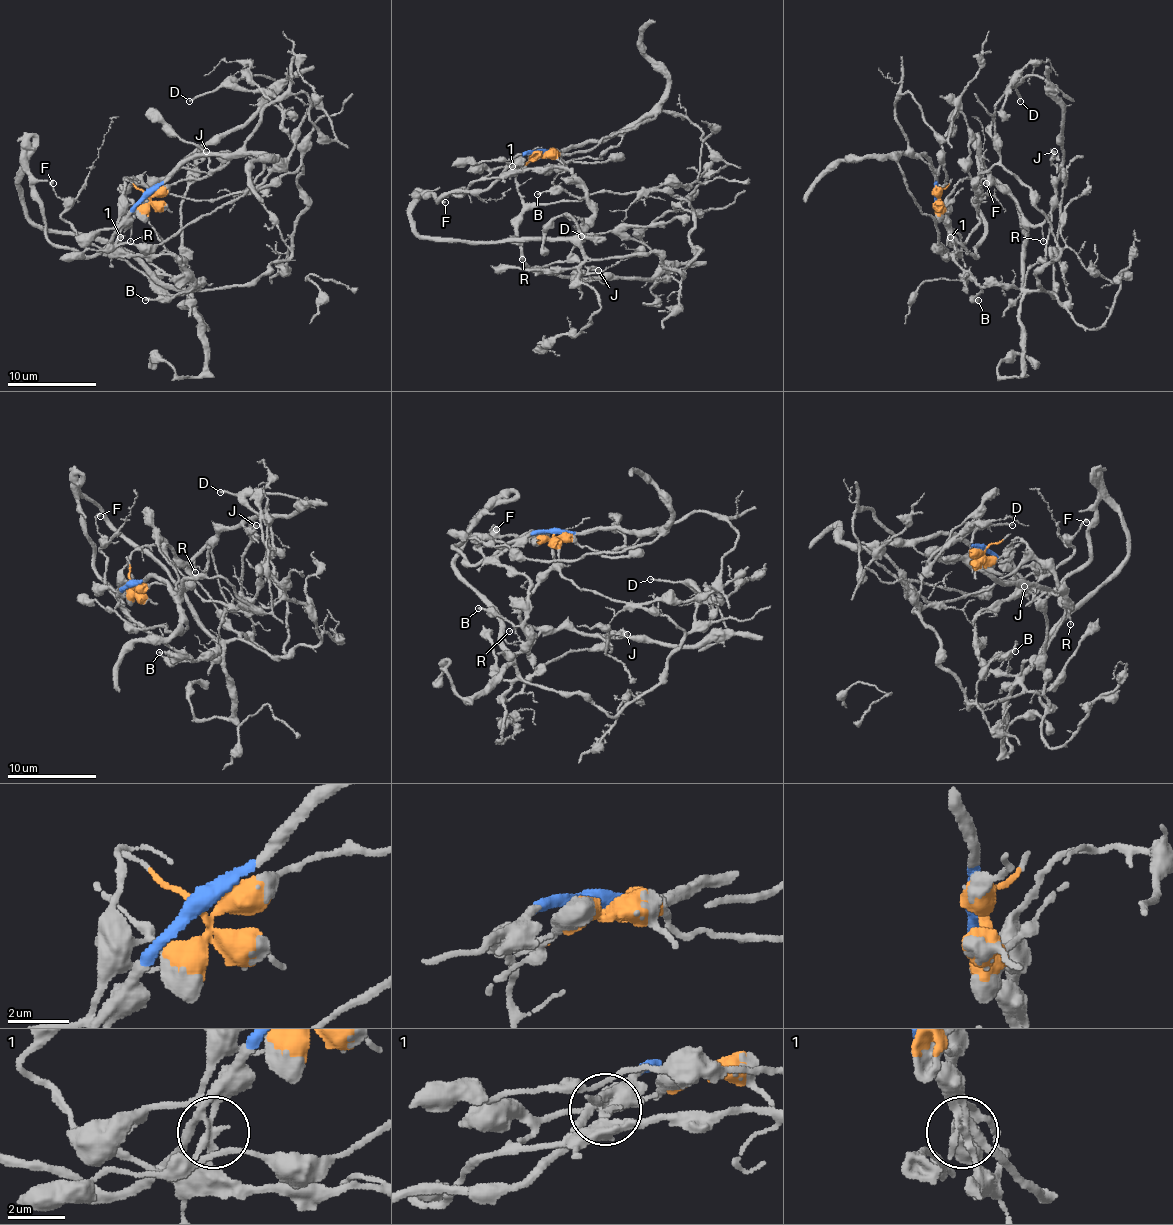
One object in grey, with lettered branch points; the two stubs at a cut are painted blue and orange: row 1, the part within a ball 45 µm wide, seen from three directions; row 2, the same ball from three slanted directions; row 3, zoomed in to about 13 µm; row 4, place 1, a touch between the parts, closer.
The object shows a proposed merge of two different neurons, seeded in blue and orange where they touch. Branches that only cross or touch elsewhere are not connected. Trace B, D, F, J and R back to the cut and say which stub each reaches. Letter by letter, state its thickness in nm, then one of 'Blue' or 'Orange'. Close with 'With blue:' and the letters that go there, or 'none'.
B: Thickness 170 nm. Blue
D: Thickness 170 nm. Orange
F: Thickness 200 nm. Blue
J: Thickness 280 nm. Orange
R: Thickness 110 nm. Orange
With blue: B, F

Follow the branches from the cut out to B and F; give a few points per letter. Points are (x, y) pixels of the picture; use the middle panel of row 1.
B: (539, 153), (525, 153), (512, 166), (512, 171), (565, 166), (585, 195), (576, 197), (563, 191), (536, 195)
F: (539, 153), (525, 153), (499, 177), (476, 179), (456, 195), (443, 197), (445, 202)

